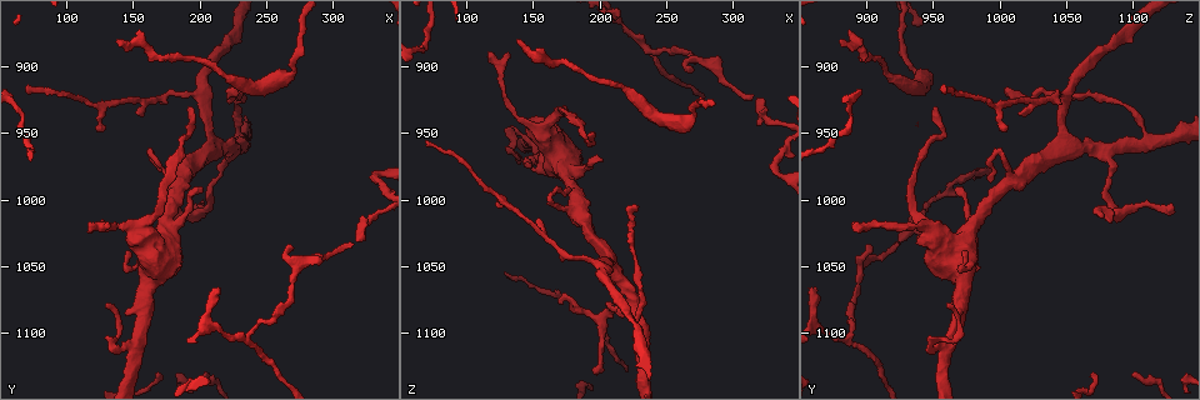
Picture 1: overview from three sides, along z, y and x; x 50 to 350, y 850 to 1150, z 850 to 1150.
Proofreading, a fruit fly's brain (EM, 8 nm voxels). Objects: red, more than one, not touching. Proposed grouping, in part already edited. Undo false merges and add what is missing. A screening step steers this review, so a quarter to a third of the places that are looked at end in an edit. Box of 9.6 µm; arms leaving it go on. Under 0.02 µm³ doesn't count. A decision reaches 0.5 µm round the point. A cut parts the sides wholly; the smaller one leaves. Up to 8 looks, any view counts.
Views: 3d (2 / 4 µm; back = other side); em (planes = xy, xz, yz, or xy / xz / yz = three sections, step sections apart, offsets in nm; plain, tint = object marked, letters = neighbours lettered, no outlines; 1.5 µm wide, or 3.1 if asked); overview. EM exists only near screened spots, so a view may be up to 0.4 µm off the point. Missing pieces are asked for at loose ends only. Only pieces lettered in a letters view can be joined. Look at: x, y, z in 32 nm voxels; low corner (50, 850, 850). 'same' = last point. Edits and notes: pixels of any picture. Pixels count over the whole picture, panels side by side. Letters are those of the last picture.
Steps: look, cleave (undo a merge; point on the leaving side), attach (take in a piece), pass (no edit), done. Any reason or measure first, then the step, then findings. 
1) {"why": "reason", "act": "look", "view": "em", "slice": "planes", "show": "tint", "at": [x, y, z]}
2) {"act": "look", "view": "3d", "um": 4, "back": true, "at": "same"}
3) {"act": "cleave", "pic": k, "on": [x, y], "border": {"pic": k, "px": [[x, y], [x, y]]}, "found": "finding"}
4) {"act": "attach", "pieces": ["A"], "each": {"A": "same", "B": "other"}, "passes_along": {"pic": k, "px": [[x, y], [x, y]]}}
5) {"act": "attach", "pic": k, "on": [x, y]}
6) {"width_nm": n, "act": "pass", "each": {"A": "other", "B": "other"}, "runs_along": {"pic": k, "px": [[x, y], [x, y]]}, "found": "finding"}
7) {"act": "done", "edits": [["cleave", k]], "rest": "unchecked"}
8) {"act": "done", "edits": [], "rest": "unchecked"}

{"why": "branch stops here", "act": "look", "view": "em", "slice": "xy", "step": 8, "show": "tint", "at": [314, 1036, 920]}

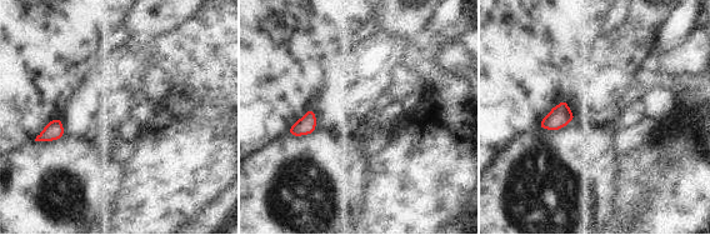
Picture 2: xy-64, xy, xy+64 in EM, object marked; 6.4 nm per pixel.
{"act": "look", "view": "em", "slice": "planes", "show": "letters", "at": "same"}

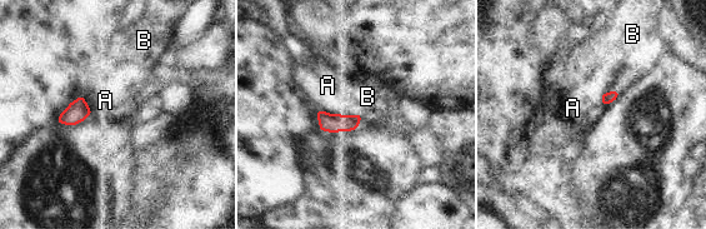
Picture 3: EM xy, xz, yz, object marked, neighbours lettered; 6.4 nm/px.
{"act": "pass", "each": {"A": "other", "B": "other"}, "border": {"pic": 3, "px": [[316, 109], [341, 114], [360, 113]]}, "found": "no lettered piece goes on from it"}

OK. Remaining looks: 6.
{"why": "free end", "act": "look", "view": "em", "slice": "planes", "show": "letters", "at": [130, 1080, 958]}

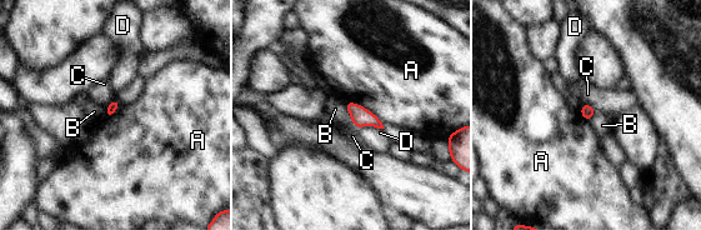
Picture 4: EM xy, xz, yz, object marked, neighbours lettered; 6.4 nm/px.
{"act": "pass", "each": {"A": "other", "B": "other", "C": "other", "D": "other"}, "border": {"pic": 4, "px": [[346, 100], [369, 109], [385, 128]]}, "found": "no lettered piece goes on from it"}

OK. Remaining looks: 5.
{"why": "an open end", "act": "look", "view": "3d", "um": 4, "at": [70, 916, 956]}

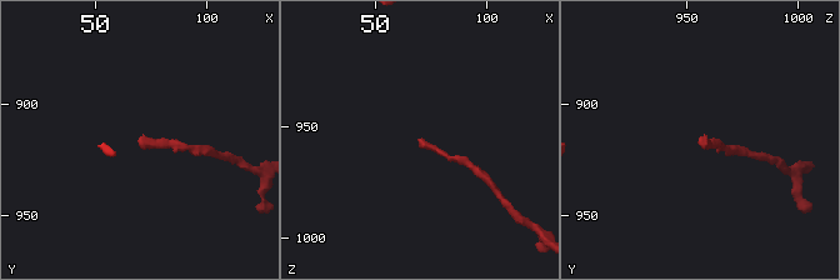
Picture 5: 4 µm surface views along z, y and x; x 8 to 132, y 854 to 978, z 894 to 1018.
{"why": "shape alone is not enough", "act": "look", "view": "em", "slice": "yz", "step": 4, "show": "tint", "at": [71, 915, 956]}

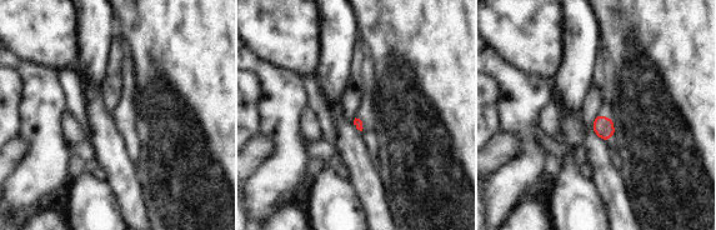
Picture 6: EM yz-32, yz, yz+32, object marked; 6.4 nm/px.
{"act": "look", "view": "em", "slice": "planes", "show": "letters", "at": "same"}

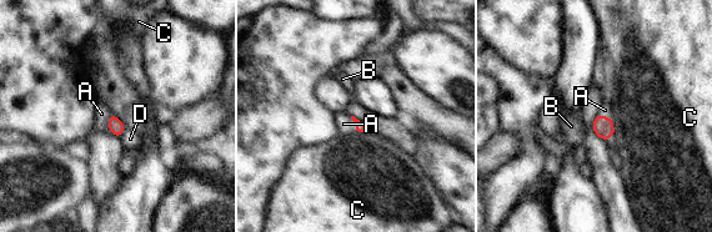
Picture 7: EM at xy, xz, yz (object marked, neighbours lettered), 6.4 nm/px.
{"longest_contact_nm": ["C", 110], "act": "attach", "pieces": ["A"], "each": {"A": "same", "B": "other", "C": "other", "D": "other"}, "found": "it goes on there"}

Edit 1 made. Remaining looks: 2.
{"act": "done", "edits": [["attach", 7]], "rest": "unchecked"}

